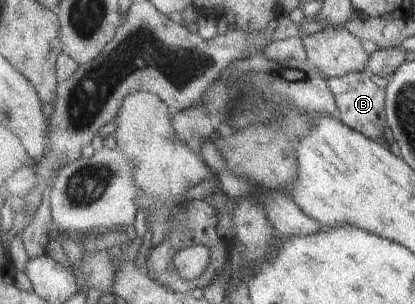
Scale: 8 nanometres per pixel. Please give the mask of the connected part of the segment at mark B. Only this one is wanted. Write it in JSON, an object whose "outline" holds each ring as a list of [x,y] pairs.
{"outline":[[[365,71],[360,74],[349,74],[342,78],[329,78],[326,83],[329,84],[331,91],[333,91],[336,97],[336,102],[339,108],[337,117],[351,129],[357,130],[365,135],[365,137],[377,141],[377,139],[383,137],[385,127],[389,127],[386,112],[386,90],[377,87],[377,85],[373,83],[371,76],[371,73]]]}

